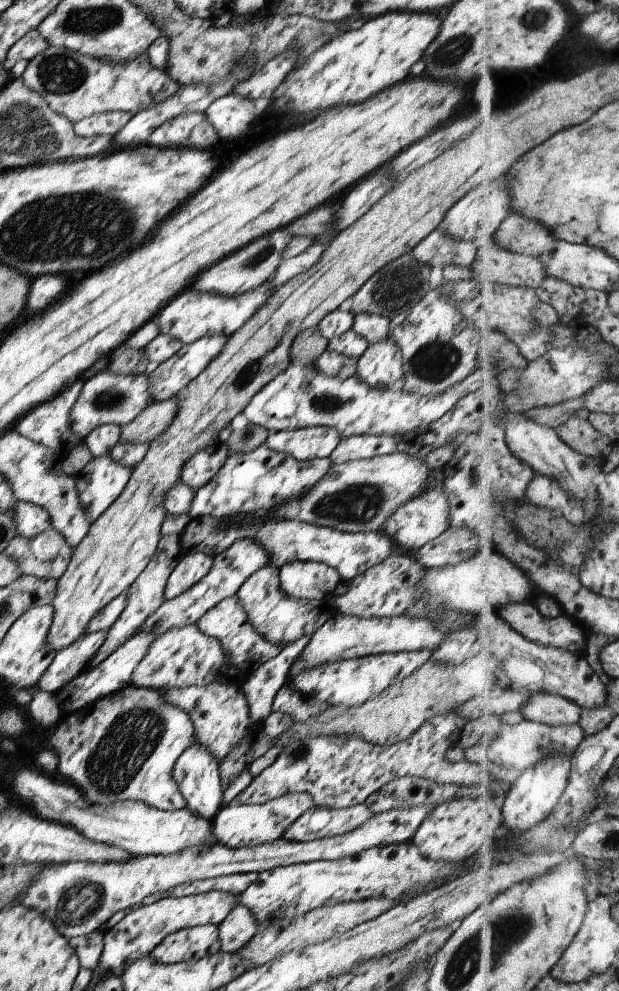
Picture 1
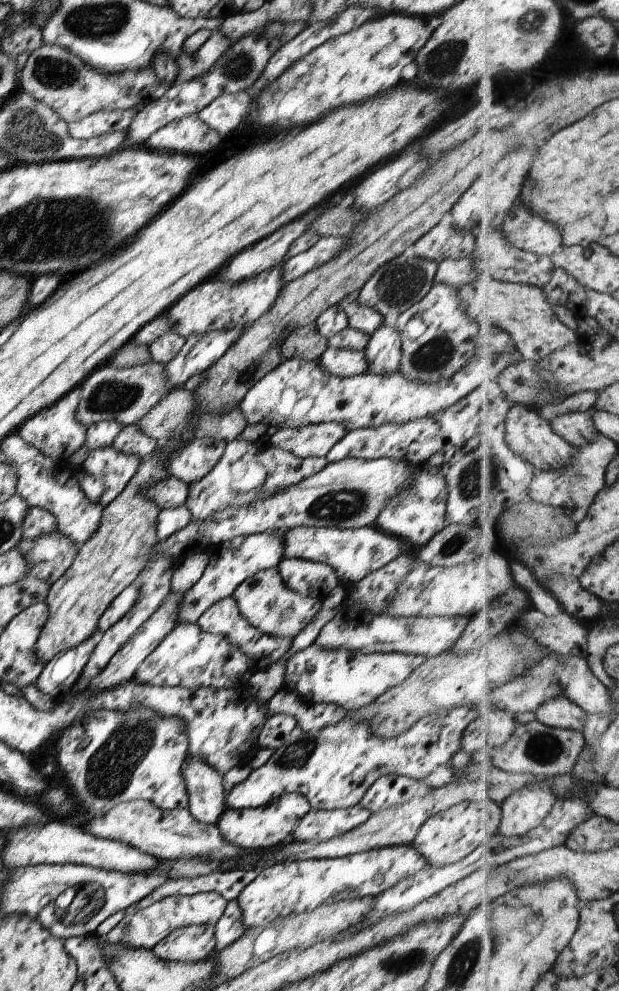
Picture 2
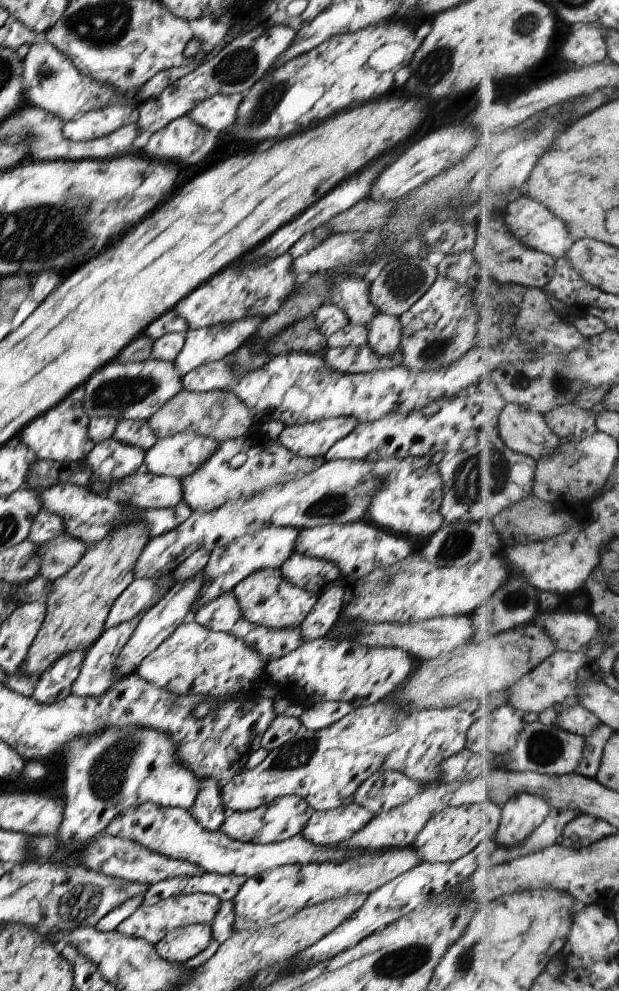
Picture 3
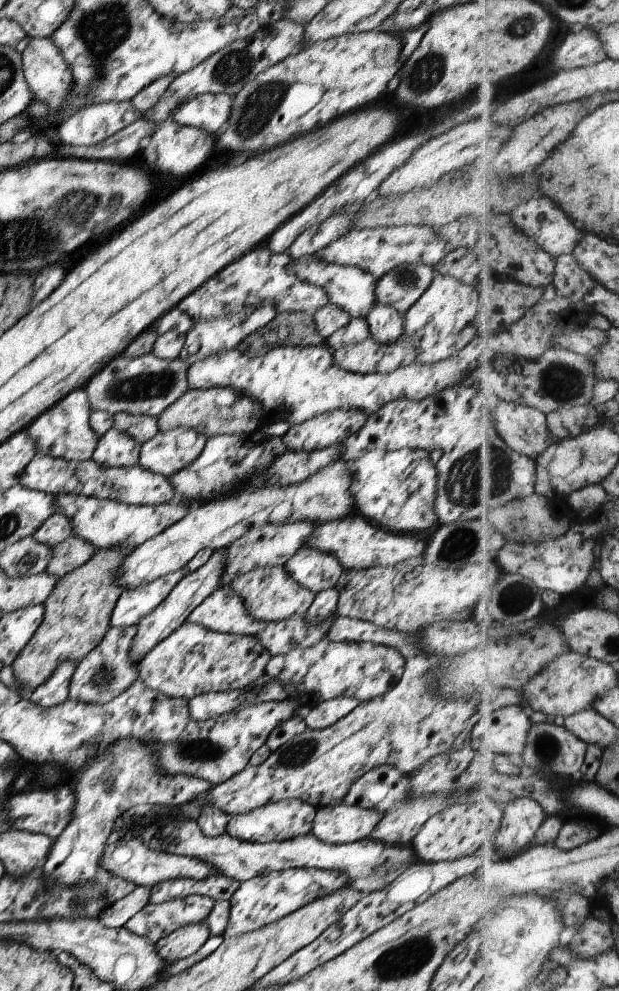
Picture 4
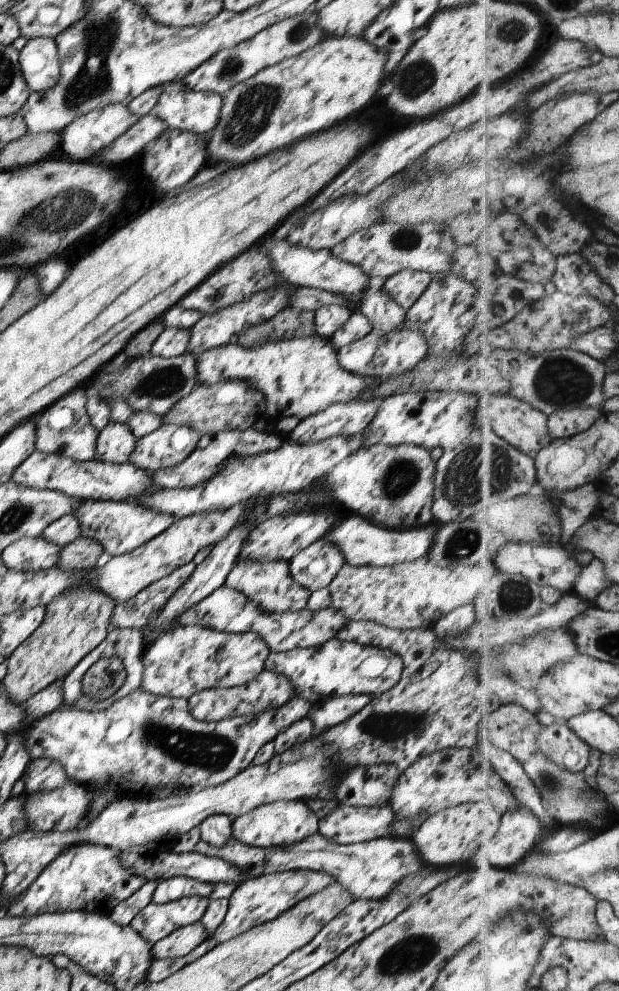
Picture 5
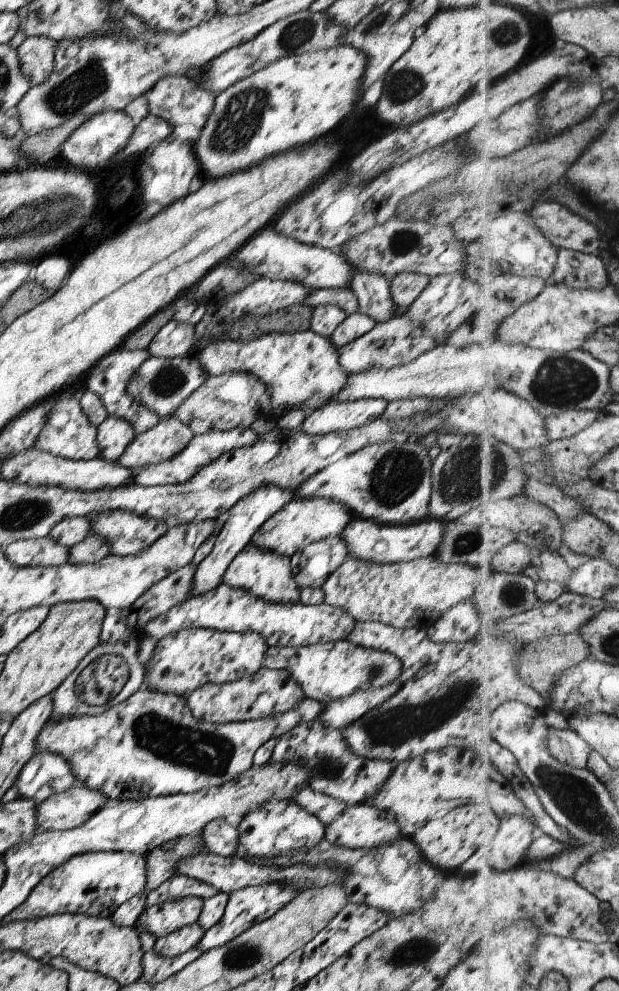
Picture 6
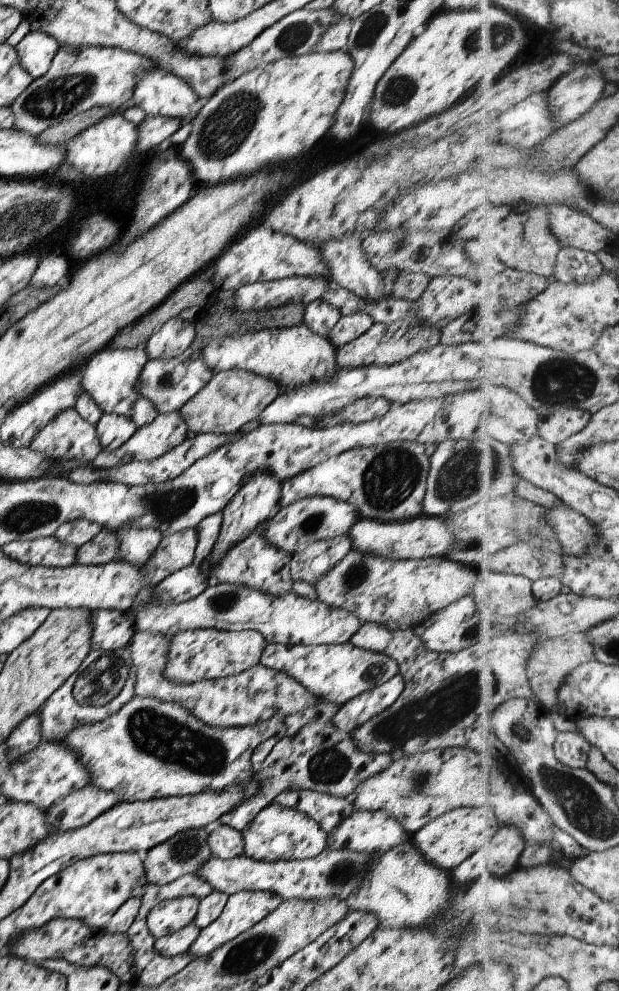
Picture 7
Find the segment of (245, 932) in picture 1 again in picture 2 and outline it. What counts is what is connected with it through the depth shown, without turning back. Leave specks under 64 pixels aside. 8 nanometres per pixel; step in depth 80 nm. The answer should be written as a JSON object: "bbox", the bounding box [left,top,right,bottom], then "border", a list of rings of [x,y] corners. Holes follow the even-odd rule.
{"bbox":[214,900,247,953],"border":[[[235,900],[228,901],[221,918],[214,925],[215,946],[218,953],[233,944],[247,930],[242,923],[241,909]]]}

